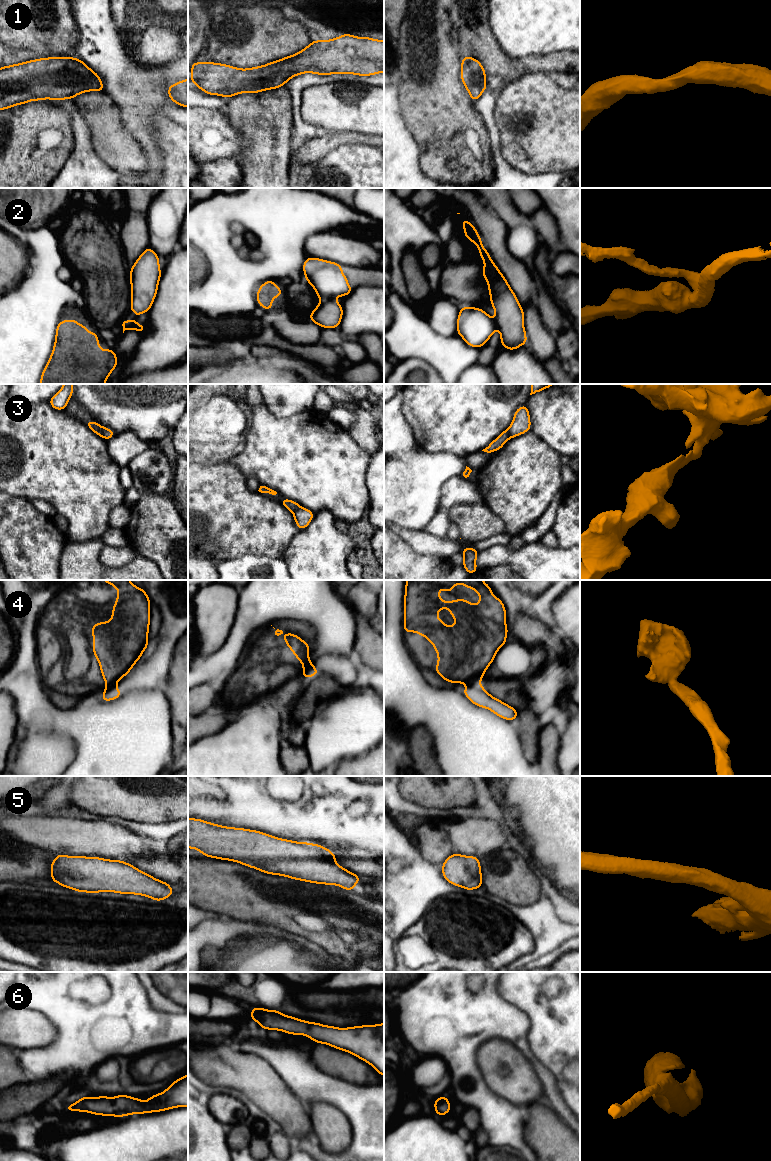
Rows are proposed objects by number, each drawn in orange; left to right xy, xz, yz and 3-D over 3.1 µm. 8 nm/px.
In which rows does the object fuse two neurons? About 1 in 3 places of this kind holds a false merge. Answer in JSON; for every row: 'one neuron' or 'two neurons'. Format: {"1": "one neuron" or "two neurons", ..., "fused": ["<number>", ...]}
{"1": "one neuron", "2": "two neurons", "3": "two neurons", "4": "two neurons", "5": "one neuron", "6": "one neuron", "fused": ["2", "3", "4"]}

